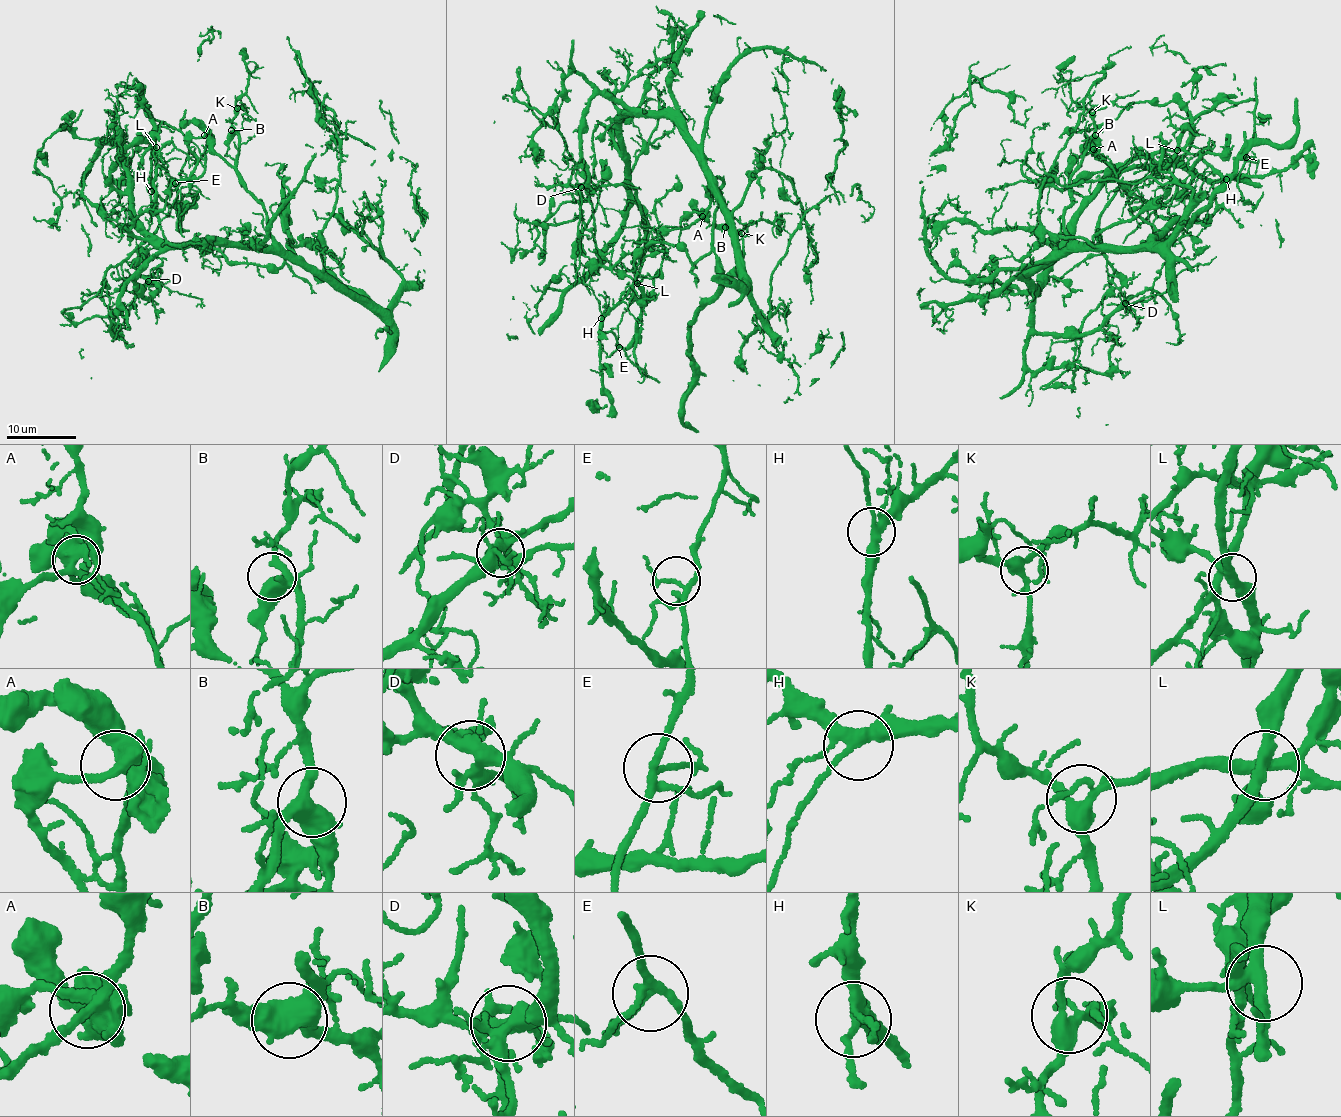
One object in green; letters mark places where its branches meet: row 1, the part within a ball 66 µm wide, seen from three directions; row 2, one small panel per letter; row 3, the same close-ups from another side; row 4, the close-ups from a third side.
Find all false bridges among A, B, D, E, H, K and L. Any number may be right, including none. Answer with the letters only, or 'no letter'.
no letter

